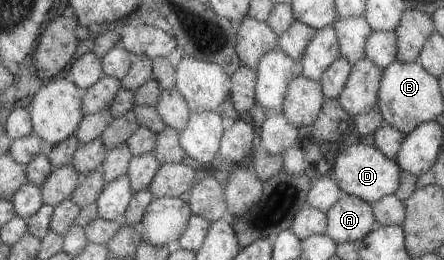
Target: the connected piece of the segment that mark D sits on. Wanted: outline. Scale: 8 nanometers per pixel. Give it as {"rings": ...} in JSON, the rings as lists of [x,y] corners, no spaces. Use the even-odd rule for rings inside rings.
{"rings":[[[356,142],[350,146],[339,147],[337,154],[331,165],[327,175],[333,179],[338,188],[350,196],[360,198],[366,202],[376,202],[380,198],[393,195],[398,190],[400,169],[395,160],[386,158],[382,152],[378,152],[376,148],[370,144]]]}

